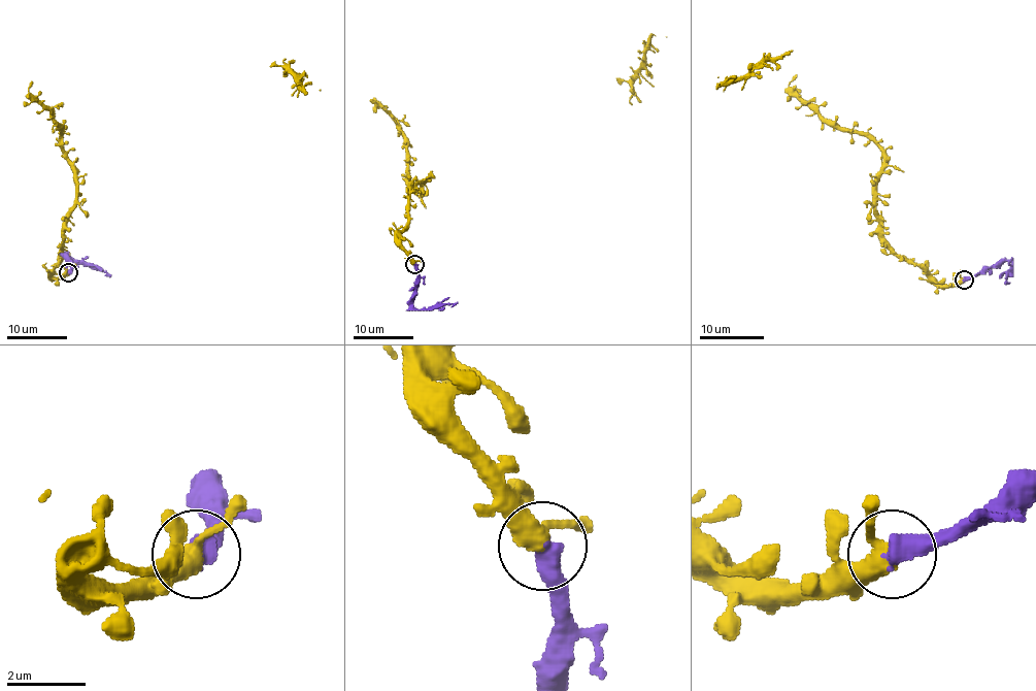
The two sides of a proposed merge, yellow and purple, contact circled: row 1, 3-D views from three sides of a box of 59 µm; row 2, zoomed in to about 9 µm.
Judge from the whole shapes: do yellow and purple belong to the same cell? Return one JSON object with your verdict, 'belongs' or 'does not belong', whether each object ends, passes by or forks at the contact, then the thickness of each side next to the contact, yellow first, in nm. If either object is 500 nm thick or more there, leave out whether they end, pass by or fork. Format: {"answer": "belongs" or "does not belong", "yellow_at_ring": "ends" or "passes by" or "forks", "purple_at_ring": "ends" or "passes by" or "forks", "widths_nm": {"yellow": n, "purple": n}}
{"answer": "belongs", "widths_nm": {"yellow": 400, "purple": 550}}

